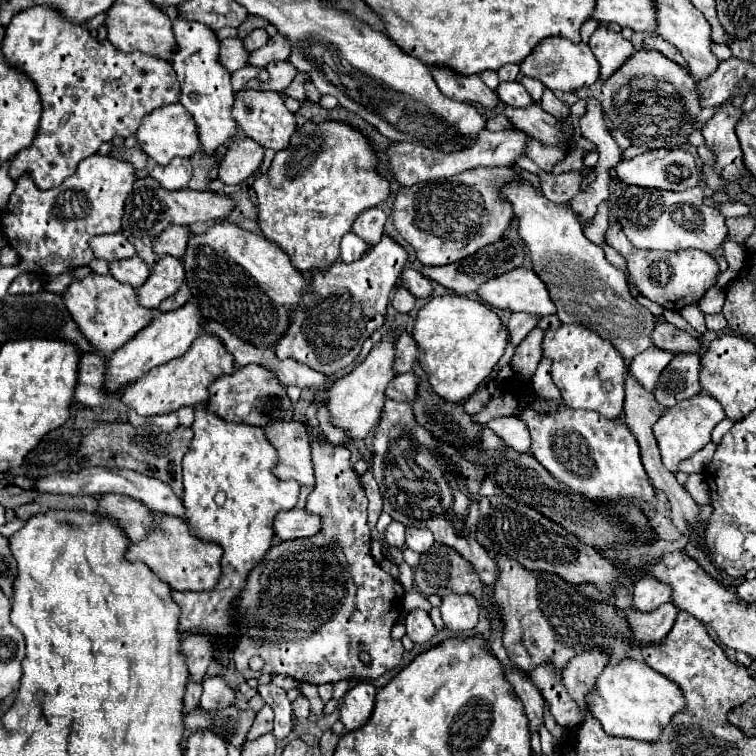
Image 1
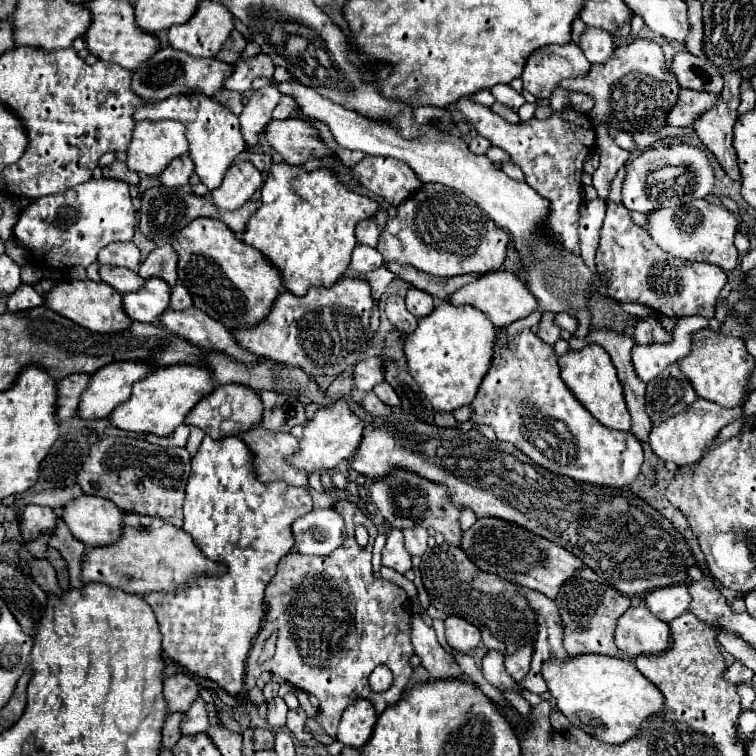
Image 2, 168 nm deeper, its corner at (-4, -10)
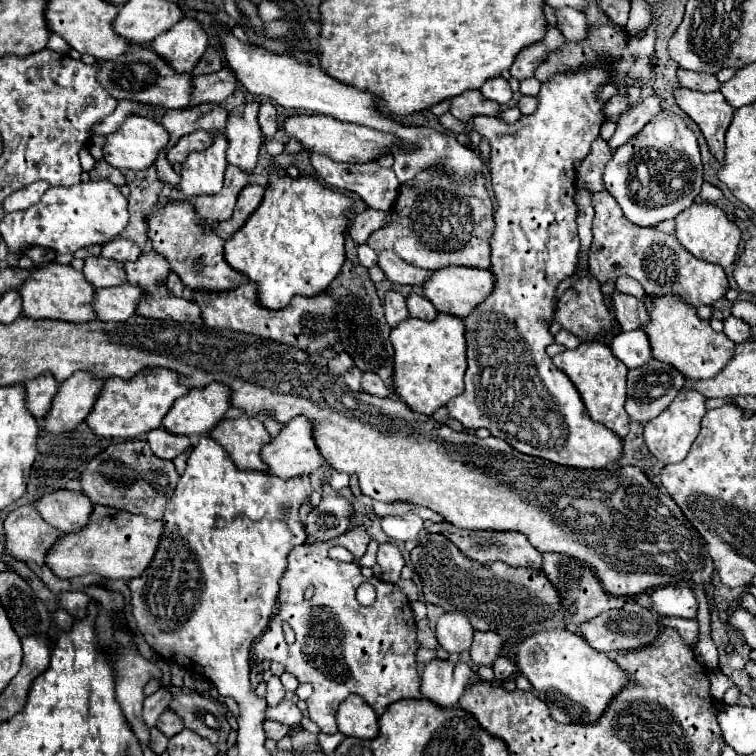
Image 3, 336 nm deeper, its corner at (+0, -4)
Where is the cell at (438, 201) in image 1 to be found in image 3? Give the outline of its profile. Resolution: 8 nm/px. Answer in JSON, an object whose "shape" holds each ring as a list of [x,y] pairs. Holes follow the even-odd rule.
{"shape":[[[421,172],[413,180],[401,186],[399,196],[391,208],[391,224],[373,232],[367,244],[377,252],[385,248],[393,250],[403,260],[423,270],[441,270],[449,266],[491,268],[491,246],[489,246],[491,238],[493,238],[493,206],[483,176],[475,176],[475,182],[467,180],[465,184],[457,184],[447,176]]]}

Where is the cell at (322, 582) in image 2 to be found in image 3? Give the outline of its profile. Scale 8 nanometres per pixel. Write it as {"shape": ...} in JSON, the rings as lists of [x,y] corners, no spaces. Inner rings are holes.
{"shape":[[[353,526],[347,530],[341,538],[331,540],[329,544],[301,544],[293,548],[287,556],[287,570],[279,580],[279,610],[271,618],[267,630],[261,634],[261,638],[253,644],[253,660],[269,660],[269,662],[279,662],[285,666],[285,672],[293,674],[299,684],[313,684],[313,696],[307,702],[309,718],[321,728],[325,734],[335,734],[335,712],[341,700],[345,700],[349,694],[359,694],[363,696],[369,706],[381,716],[385,708],[397,700],[403,698],[421,698],[421,678],[417,674],[417,662],[415,662],[415,652],[419,648],[417,642],[417,628],[415,628],[415,618],[411,612],[411,604],[407,596],[399,590],[399,586],[391,582],[383,582],[379,578],[365,578],[361,574],[361,566],[357,562],[339,562],[329,558],[329,548],[331,546],[345,546],[351,550],[355,560],[361,560],[367,544],[369,544],[369,532],[365,526]],[[371,582],[377,590],[377,600],[373,606],[365,608],[355,600],[355,590],[363,584]],[[313,588],[313,596],[305,598],[305,590]],[[283,622],[287,622],[293,632],[295,632],[295,644],[285,642],[283,634]]]}

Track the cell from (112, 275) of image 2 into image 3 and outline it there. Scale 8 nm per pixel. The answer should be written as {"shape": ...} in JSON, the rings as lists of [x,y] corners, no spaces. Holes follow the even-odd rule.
{"shape":[[[87,258],[85,268],[83,268],[85,278],[95,286],[95,288],[105,288],[105,286],[119,286],[125,284],[125,268],[121,262],[107,260],[107,258]]]}

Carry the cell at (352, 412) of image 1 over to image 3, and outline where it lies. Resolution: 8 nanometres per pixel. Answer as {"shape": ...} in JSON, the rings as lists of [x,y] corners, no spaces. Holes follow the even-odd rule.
{"shape":[[[305,416],[293,418],[265,448],[261,450],[269,474],[293,478],[313,474],[325,464],[315,444],[315,424]]]}

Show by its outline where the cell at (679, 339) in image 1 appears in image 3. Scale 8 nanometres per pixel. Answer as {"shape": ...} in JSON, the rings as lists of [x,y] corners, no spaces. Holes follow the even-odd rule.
{"shape":[[[621,292],[613,294],[613,310],[615,310],[617,322],[621,324],[621,330],[643,328],[651,318],[645,306],[637,298],[621,294]]]}

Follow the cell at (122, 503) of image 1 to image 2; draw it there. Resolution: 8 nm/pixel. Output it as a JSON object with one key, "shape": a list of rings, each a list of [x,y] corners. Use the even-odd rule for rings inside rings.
{"shape":[[[79,496],[61,510],[61,520],[69,532],[87,548],[117,542],[123,528],[121,518],[123,512],[99,496]]]}

